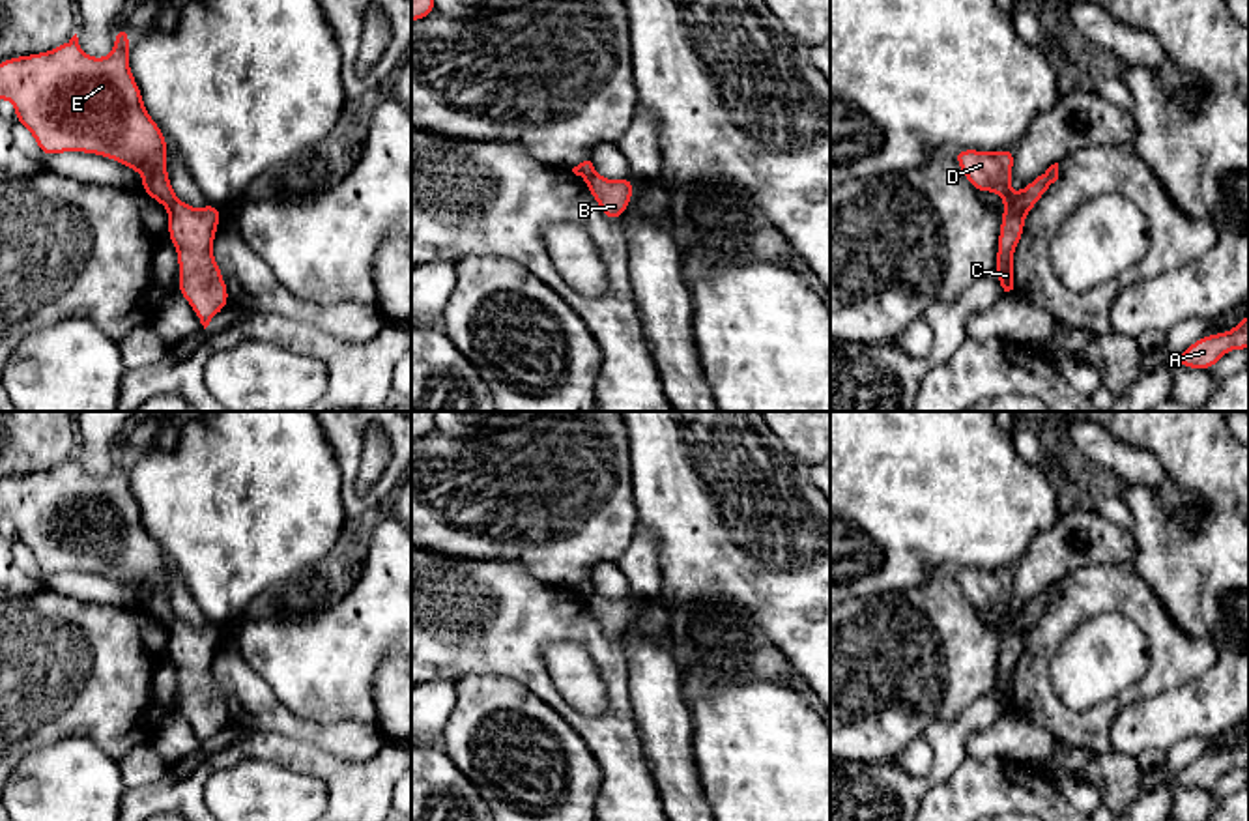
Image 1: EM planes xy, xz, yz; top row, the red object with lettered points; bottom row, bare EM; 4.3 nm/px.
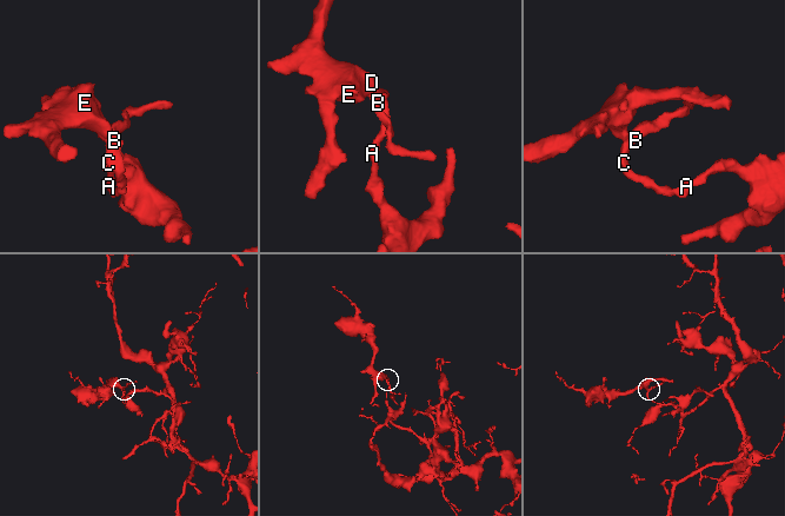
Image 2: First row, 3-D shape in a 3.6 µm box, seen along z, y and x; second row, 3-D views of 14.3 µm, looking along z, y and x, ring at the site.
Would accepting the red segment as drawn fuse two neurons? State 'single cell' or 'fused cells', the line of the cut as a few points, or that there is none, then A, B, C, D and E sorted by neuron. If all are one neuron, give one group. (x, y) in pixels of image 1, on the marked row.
fused cells; cut yz (1019, 193), (1006, 208); groups A B C / D E

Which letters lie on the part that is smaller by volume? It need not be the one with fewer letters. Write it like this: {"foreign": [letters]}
{"foreign": ["D", "E"]}

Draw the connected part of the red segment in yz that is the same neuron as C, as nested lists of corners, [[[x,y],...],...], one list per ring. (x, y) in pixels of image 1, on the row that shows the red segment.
[[[1058,163],[1051,165],[1043,174],[1034,178],[1017,196],[1017,200],[1002,211],[998,232],[995,277],[1004,292],[1013,290],[1013,252],[1023,238],[1025,217],[1040,202],[1043,193],[1058,180]]]

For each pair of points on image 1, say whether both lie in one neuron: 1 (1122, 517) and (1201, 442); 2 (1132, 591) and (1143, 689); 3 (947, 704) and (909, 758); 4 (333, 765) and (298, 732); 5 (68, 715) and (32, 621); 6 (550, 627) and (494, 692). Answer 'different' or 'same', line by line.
1: different
2: same
3: different
4: different
5: same
6: different

